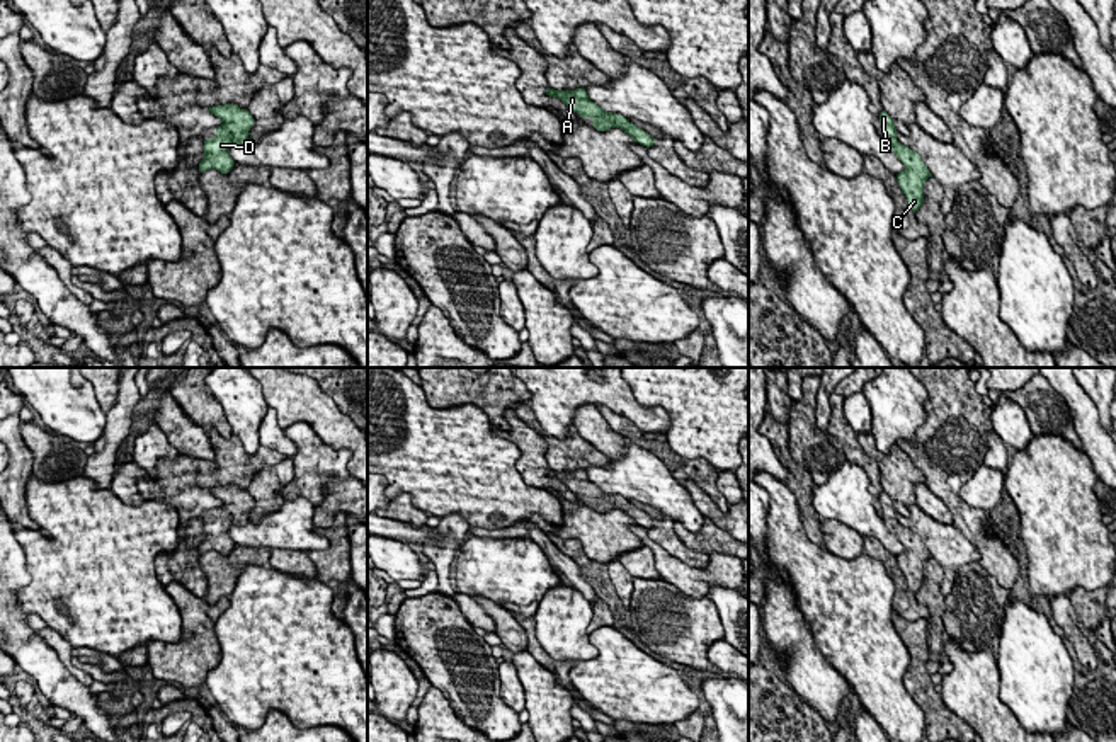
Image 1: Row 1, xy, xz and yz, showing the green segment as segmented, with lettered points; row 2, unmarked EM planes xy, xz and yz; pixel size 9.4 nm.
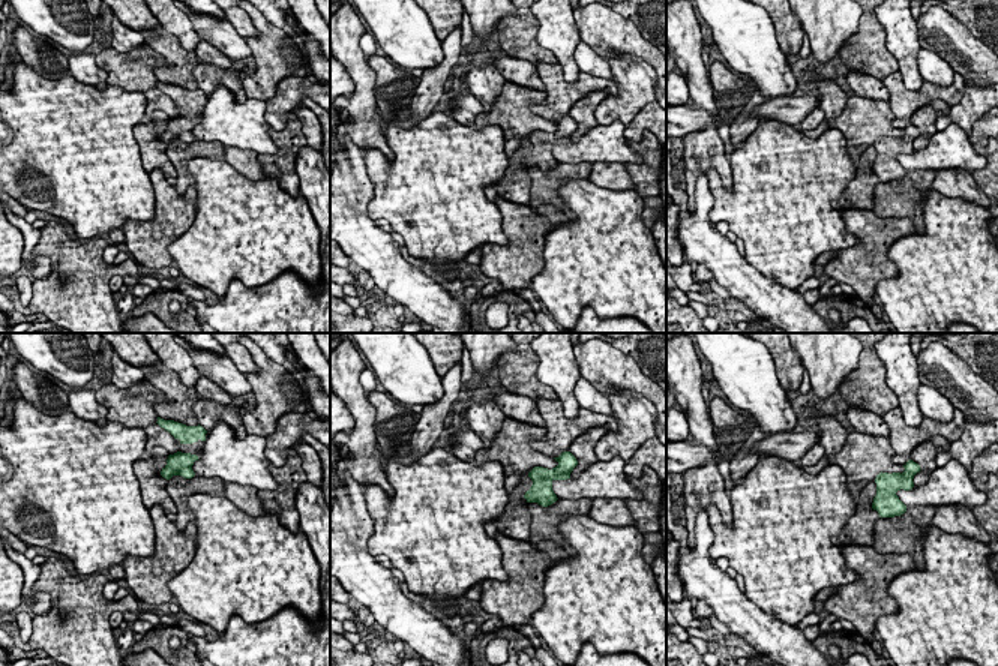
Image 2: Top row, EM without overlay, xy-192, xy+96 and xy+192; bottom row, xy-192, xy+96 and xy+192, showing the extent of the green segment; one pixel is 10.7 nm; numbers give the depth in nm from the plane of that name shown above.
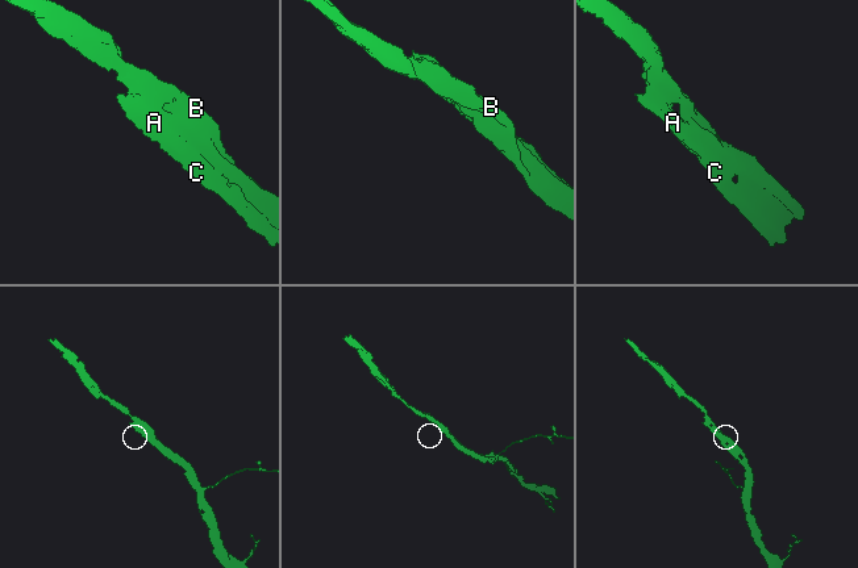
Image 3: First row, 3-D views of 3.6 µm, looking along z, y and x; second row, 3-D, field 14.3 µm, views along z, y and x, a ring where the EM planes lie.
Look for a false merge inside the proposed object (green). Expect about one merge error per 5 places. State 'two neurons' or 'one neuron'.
one neuron

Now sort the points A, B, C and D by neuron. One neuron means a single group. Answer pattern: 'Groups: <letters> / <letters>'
Groups: A B C D

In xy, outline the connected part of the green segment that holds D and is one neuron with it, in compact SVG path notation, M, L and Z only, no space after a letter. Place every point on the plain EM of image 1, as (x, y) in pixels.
M235 485L213 487L208 492L219 499L223 505L216 509L214 519L211 517L204 522L204 539L199 545L199 551L214 550L228 555L235 546L228 531L231 526L242 526L250 521L248 512L253 507L253 499L247 490L240 490Z

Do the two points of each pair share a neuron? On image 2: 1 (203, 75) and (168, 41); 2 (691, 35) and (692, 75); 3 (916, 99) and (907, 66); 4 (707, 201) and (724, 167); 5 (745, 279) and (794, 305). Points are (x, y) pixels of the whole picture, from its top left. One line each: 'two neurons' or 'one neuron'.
1: two neurons
2: one neuron
3: two neurons
4: two neurons
5: one neuron

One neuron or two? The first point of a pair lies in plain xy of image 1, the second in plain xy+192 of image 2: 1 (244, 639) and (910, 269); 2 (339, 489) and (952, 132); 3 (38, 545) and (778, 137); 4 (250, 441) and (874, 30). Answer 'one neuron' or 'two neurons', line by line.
1: one neuron
2: two neurons
3: one neuron
4: two neurons

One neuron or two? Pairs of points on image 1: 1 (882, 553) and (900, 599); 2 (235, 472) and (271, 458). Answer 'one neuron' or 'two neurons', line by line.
1: one neuron
2: one neuron

